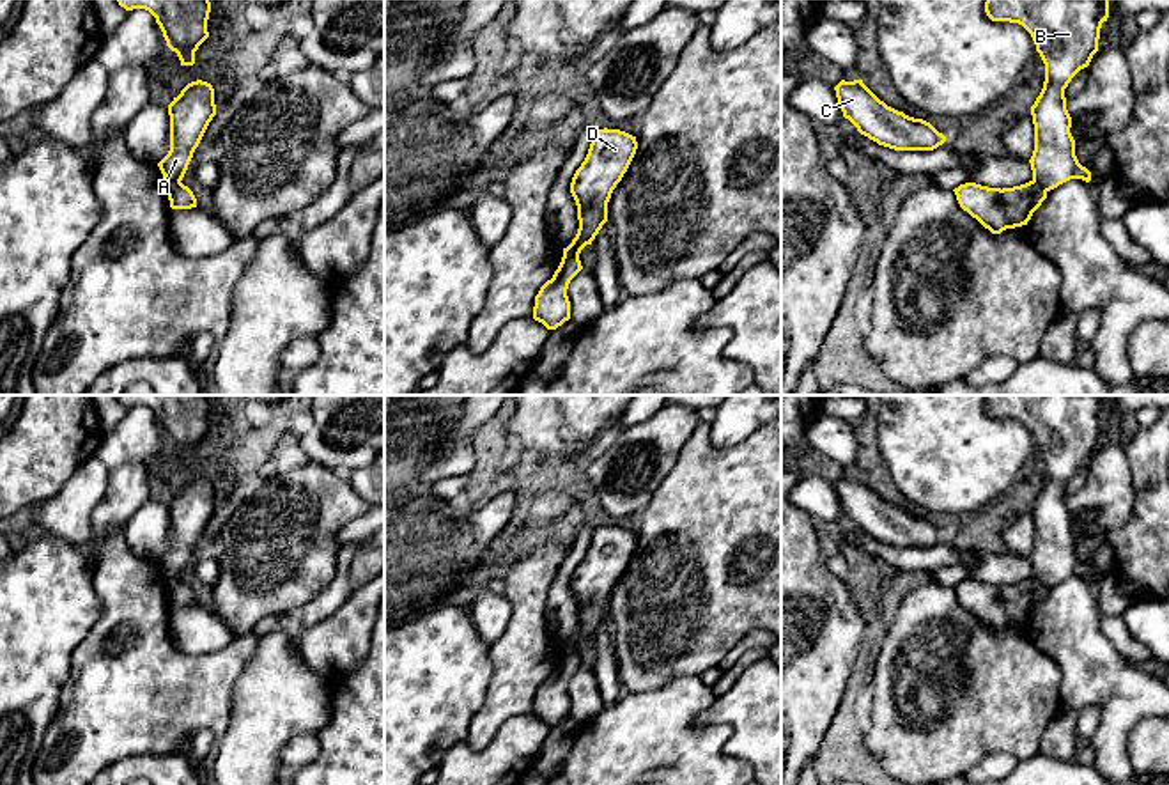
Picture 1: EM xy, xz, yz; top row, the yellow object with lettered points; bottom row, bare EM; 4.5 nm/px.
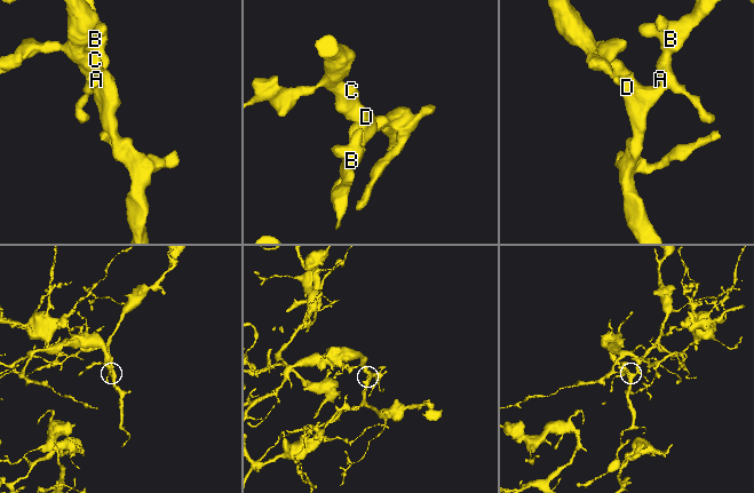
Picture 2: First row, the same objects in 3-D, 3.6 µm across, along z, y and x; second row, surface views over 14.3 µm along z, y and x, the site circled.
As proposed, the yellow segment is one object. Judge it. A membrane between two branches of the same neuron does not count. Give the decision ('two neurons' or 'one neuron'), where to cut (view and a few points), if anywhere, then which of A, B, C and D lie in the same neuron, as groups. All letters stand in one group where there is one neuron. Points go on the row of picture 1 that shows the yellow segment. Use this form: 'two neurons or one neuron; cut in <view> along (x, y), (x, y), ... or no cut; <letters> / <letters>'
two neurons; cut in xz along (564, 252), (578, 257); A B / C D

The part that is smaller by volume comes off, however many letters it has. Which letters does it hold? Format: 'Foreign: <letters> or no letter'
Foreign: A, B

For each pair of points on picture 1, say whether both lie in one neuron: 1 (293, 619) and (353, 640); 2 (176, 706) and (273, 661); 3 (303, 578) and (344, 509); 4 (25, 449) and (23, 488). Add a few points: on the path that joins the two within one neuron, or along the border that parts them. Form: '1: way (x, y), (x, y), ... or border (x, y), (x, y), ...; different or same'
1: way (307, 635), (312, 640), (337, 640); same
2: border (259, 642), (234, 684), (231, 718); different
3: way (303, 560), (303, 553), (326, 527); same
4: way (25, 458), (23, 479); same

